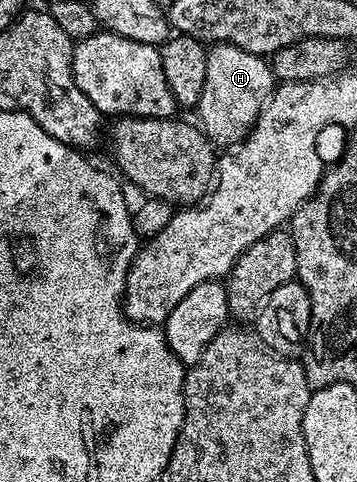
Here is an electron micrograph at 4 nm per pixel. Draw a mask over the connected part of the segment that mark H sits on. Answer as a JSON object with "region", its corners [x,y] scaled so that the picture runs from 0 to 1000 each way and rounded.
{"region":[[[594,91],[574,122],[574,180],[563,180],[563,205],[552,220],[555,257],[580,280],[580,290],[613,305],[655,305],[700,276],[725,243],[725,232],[748,216],[776,170],[759,154],[759,139],[745,116],[700,110],[661,93]]]}

